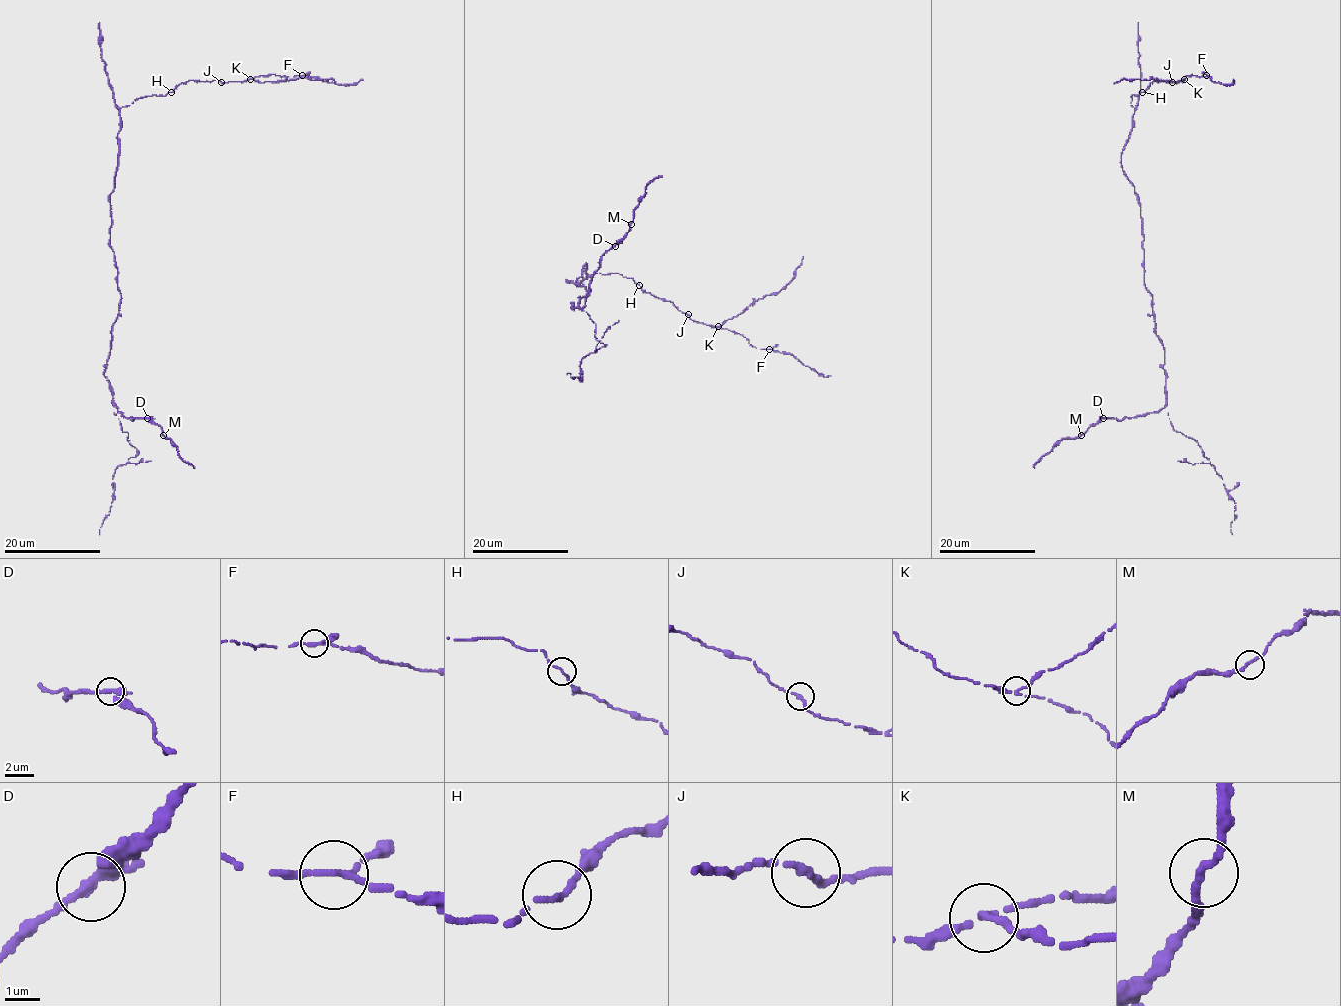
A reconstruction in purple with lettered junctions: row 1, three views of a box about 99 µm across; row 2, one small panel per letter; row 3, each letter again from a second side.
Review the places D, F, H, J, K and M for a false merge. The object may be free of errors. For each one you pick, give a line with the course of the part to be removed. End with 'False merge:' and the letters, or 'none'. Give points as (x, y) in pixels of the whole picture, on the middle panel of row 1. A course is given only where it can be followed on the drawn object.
K: foreign part runs (717, 326), (759, 298), (779, 292), (794, 275), (803, 256)
False merge: K

